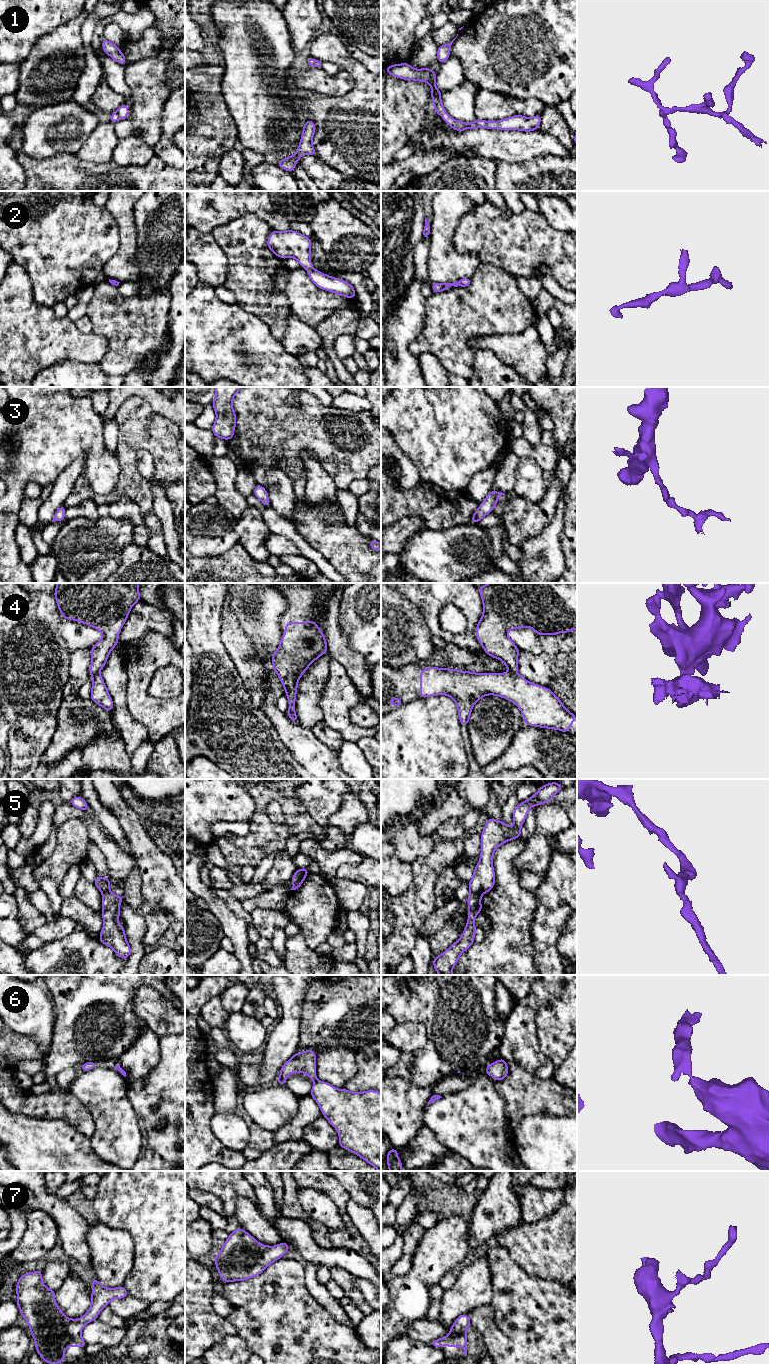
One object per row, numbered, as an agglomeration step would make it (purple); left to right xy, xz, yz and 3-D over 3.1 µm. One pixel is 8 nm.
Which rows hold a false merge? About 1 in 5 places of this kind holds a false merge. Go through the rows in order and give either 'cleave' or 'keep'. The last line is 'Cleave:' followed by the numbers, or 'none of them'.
1: keep
2: keep
3: keep
4: cleave
5: cleave
6: cleave
7: keep
Cleave: 4, 5, 6

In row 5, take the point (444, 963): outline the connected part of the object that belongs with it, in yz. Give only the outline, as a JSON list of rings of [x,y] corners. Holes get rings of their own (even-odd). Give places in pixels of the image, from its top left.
[[[470,892],[466,901],[469,907],[468,920],[461,937],[433,959],[432,965],[439,975],[453,975],[452,969],[457,964],[460,955],[475,943],[474,936],[477,927],[474,925],[474,919],[482,911],[481,896]]]

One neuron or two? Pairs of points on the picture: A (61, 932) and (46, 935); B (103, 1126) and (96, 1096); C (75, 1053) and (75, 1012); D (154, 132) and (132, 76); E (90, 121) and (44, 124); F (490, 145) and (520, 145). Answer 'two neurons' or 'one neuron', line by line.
A: one neuron
B: one neuron
C: one neuron
D: one neuron
E: one neuron
F: one neuron

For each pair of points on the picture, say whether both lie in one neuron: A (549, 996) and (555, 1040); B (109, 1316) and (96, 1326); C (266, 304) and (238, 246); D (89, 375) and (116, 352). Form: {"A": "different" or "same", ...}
{"A": "same", "B": "different", "C": "same", "D": "different"}

